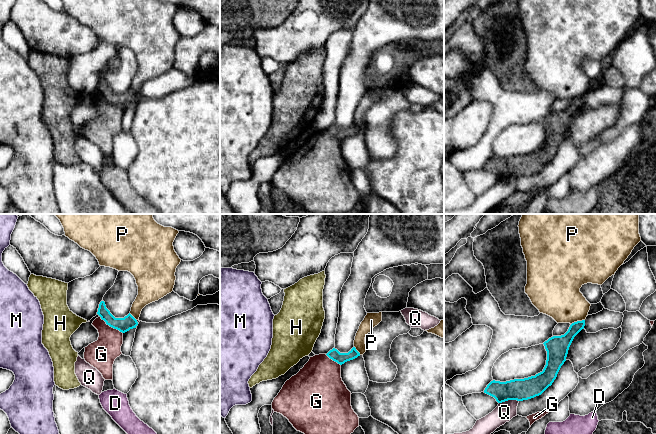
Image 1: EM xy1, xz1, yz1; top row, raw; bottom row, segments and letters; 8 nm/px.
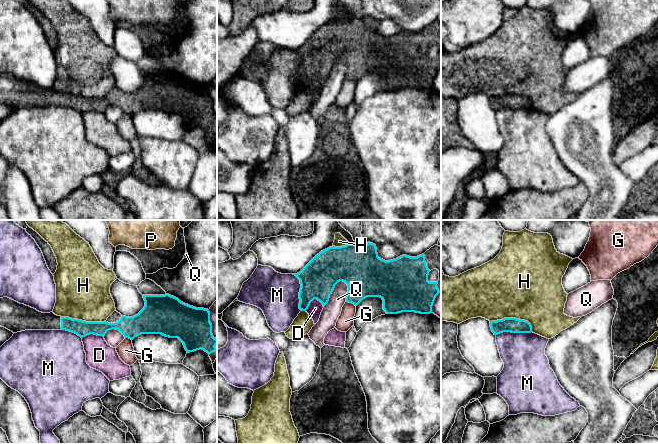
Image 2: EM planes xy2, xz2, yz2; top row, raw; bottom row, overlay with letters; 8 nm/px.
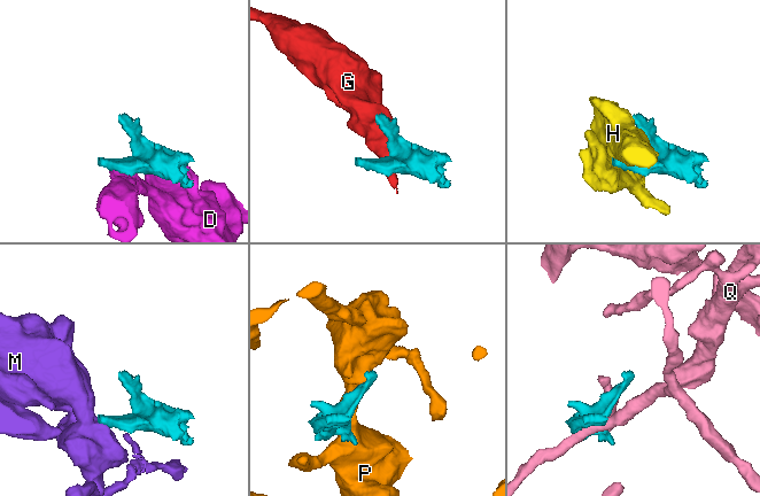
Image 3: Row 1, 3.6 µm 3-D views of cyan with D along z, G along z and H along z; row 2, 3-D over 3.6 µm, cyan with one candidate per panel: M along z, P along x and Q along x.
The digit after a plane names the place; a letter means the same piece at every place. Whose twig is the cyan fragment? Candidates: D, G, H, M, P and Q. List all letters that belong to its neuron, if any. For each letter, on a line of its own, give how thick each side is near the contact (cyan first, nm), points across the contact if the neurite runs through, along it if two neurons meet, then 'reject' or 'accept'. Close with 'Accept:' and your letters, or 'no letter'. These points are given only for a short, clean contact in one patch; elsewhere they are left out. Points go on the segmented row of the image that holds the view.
D: 300/120 nm | reject
G: 110/240 nm | reject
H: 120/500 nm | reject
M: 300/360 nm | along xz2 (292, 274), (299, 280), (300, 284), (300, 310) | reject
P: 160/340 nm | reject
Q: 300/140 nm | reject
Accept: no letter

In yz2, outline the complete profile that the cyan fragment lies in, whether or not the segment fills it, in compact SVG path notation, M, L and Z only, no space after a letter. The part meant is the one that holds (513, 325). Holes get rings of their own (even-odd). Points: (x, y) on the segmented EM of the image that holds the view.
M504 318L502 320L491 321L490 327L494 335L503 332L511 333L531 333L532 326L528 321L516 318Z

